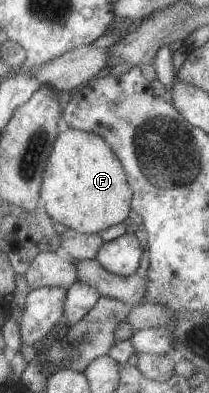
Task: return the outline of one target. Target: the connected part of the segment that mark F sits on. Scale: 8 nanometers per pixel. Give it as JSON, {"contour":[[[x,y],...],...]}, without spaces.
{"contour":[[[70,127],[55,136],[39,196],[53,222],[79,233],[99,234],[123,222],[130,211],[131,190],[115,154],[98,135]]]}

